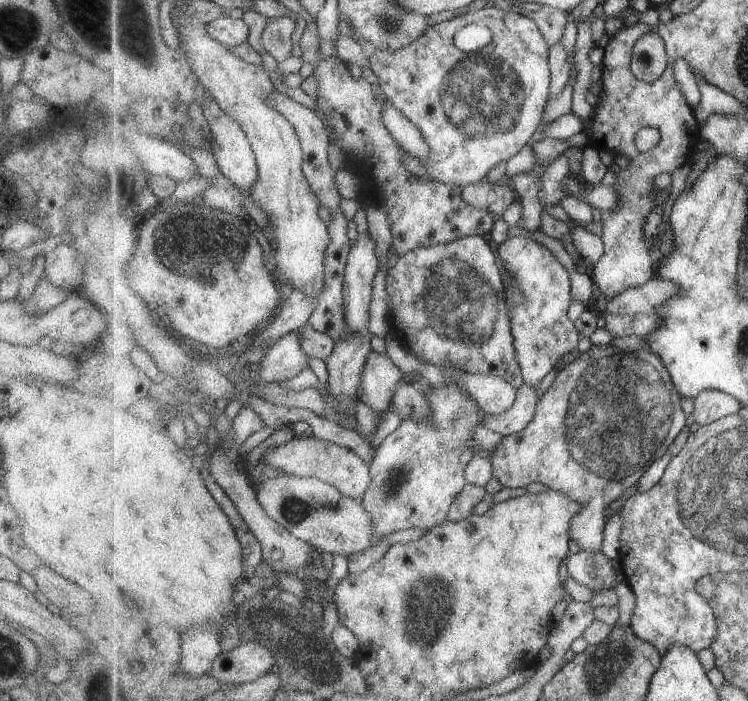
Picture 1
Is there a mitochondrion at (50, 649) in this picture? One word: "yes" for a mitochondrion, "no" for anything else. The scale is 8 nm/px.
no

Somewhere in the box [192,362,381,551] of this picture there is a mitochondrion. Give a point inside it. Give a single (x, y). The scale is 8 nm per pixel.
(294, 511)

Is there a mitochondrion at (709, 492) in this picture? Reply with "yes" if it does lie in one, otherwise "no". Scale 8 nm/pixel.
yes

